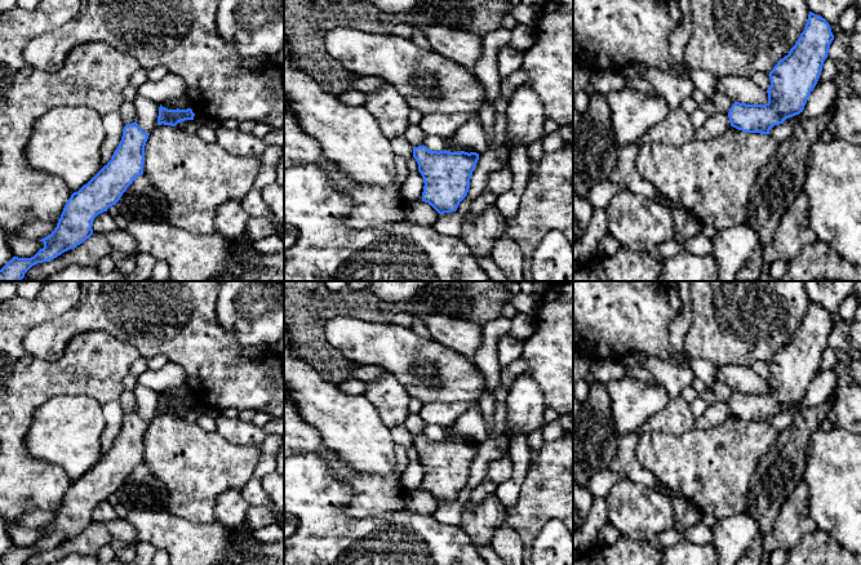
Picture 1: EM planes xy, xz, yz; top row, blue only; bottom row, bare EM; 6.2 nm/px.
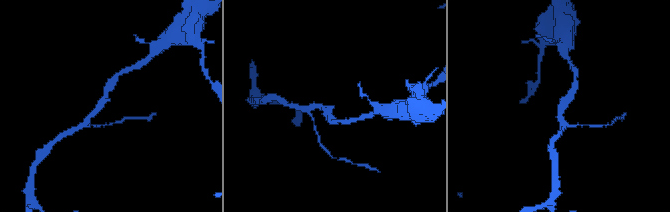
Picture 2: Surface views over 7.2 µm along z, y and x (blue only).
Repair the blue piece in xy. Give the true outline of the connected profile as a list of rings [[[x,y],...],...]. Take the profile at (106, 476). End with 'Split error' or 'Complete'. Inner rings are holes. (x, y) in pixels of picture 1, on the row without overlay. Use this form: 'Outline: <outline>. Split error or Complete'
Outline: [[[137,409],[132,413],[127,413],[123,419],[121,430],[111,449],[86,473],[71,484],[54,520],[40,529],[44,531],[44,537],[31,547],[13,546],[0,559],[0,565],[25,565],[32,555],[52,550],[89,528],[93,524],[92,513],[94,507],[107,501],[110,495],[116,494],[133,470],[143,463],[145,435],[148,424],[150,422],[143,421],[138,415]]]. Complete

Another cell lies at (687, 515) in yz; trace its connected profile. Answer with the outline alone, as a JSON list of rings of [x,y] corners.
[[[657,489],[665,494],[673,503],[675,521],[679,529],[688,529],[701,522],[701,512],[683,495],[671,489]]]

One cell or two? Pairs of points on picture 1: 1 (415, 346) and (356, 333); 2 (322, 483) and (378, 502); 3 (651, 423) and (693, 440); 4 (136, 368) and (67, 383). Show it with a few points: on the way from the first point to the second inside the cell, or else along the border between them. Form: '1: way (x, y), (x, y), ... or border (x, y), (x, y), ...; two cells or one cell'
1: way (407, 361), (389, 361), (373, 346); one cell
2: border (332, 467), (350, 490), (344, 512), (367, 517); two cells
3: border (658, 430), (642, 435); two cells
4: border (141, 356), (131, 365), (128, 372); two cells

